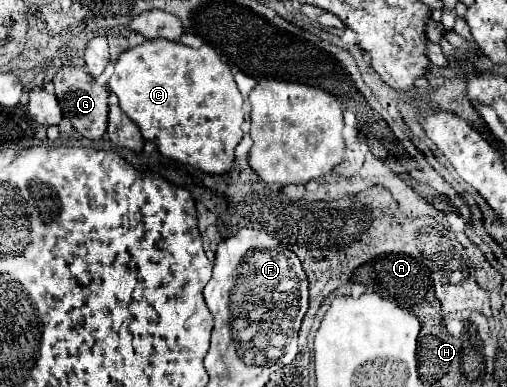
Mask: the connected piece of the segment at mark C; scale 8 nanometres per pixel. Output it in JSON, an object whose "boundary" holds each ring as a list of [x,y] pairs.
{"boundary":[[[167,39],[145,41],[121,53],[109,79],[109,89],[119,97],[119,105],[129,115],[129,119],[137,123],[143,139],[153,141],[163,157],[191,165],[211,175],[221,175],[231,169],[233,151],[243,137],[243,97],[235,85],[230,64],[221,61],[219,53],[213,47],[203,45],[199,49],[193,49]]]}

